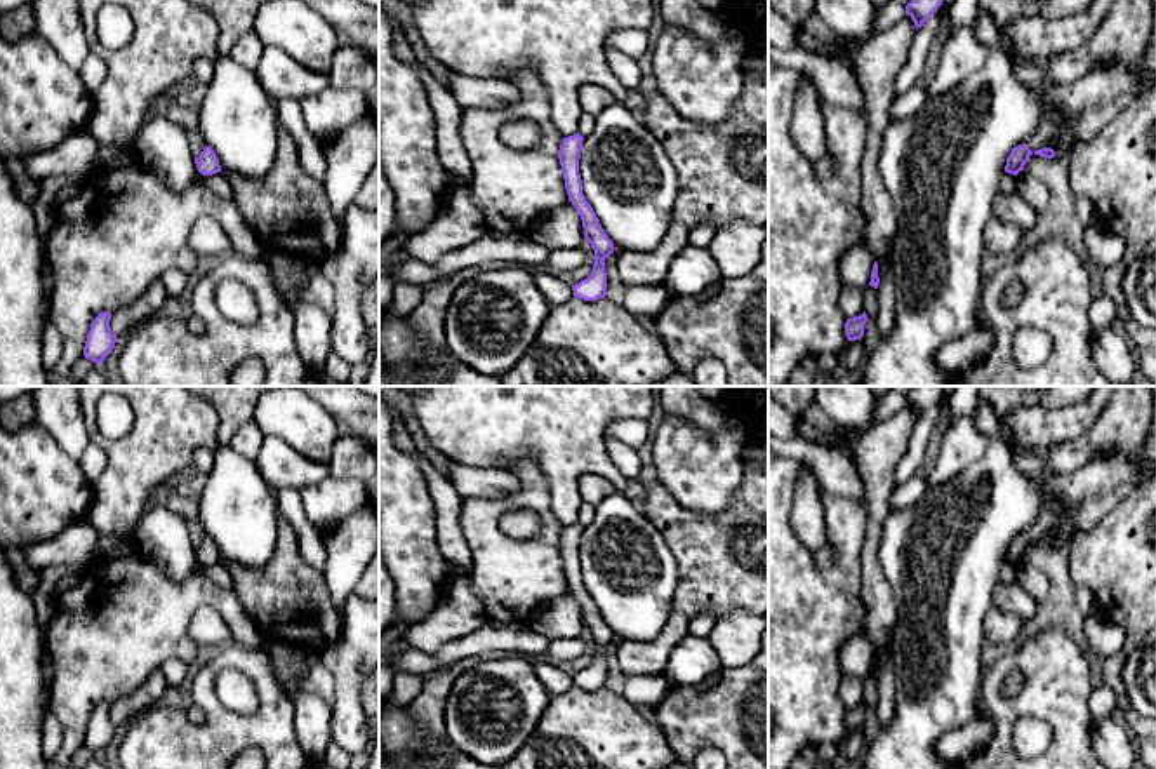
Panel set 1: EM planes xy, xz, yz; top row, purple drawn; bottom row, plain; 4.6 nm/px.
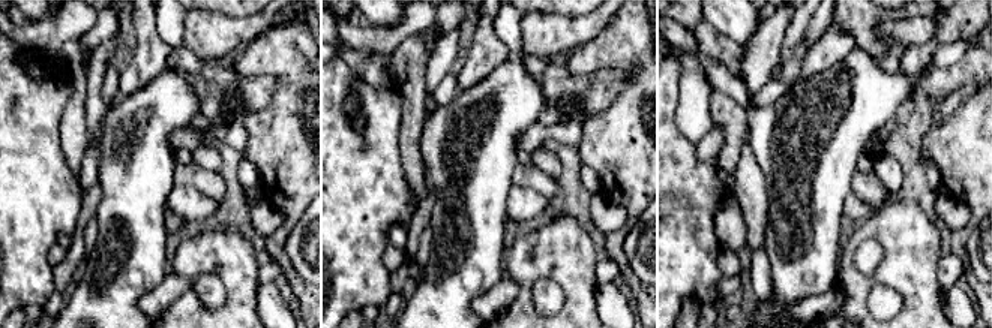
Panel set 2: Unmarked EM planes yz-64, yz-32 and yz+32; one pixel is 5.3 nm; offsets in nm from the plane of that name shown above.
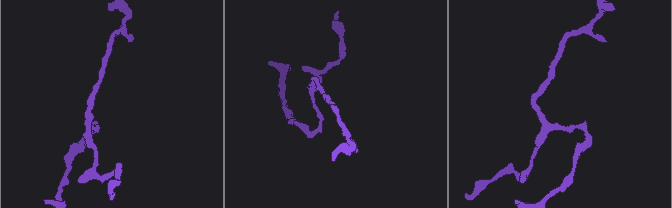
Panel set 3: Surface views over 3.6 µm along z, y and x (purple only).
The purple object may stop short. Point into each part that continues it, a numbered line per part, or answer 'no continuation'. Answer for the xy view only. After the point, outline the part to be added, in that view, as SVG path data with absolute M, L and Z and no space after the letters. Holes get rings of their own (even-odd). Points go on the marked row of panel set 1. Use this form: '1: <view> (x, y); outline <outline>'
no continuation

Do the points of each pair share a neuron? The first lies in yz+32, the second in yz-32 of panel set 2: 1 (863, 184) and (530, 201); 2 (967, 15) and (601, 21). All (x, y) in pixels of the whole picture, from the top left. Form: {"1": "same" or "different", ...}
{"1": "different", "2": "different"}

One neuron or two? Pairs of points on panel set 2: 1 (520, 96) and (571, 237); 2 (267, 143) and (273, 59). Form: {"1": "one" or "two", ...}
{"1": "two", "2": "one"}

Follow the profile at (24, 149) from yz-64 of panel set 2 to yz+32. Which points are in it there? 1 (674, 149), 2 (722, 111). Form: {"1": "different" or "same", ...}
{"1": "same", "2": "same"}

